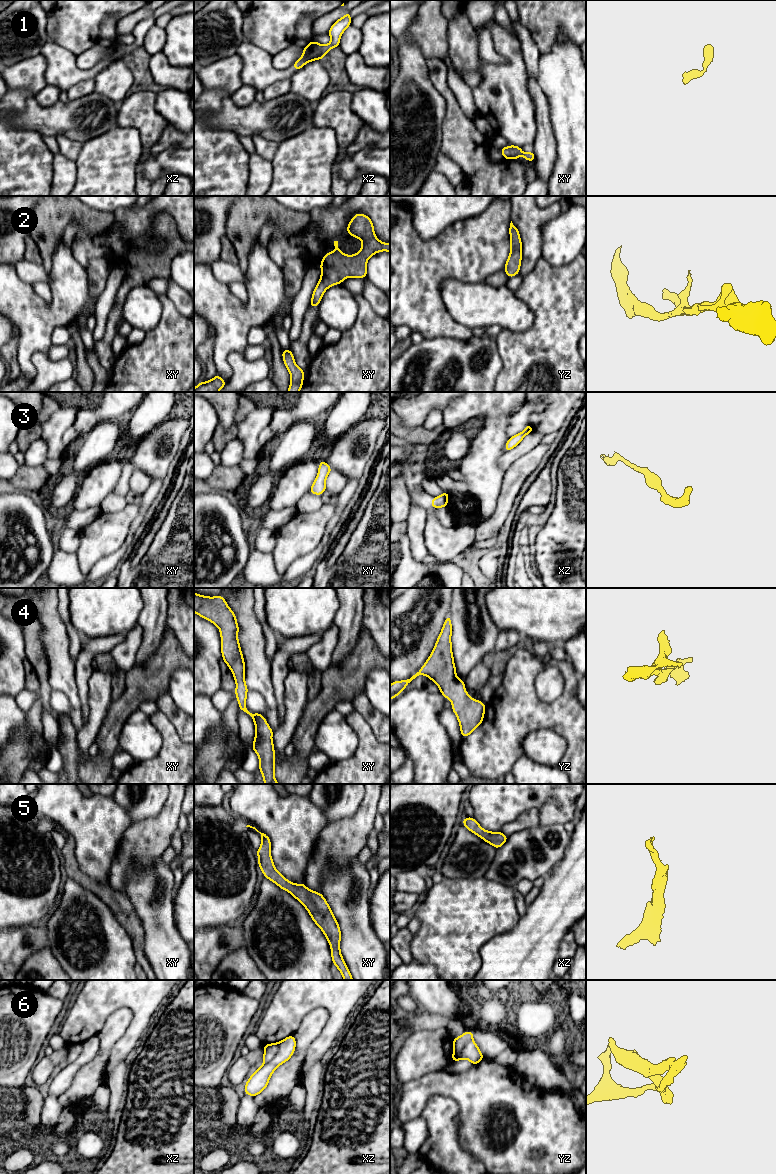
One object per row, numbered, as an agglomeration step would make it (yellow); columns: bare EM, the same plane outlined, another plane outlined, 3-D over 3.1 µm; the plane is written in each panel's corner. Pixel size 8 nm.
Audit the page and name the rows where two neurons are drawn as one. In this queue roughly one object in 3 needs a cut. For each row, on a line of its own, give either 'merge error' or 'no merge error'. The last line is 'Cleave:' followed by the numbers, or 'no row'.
1: no merge error
2: no merge error
3: no merge error
4: no merge error
5: no merge error
6: merge error
Cleave: 6

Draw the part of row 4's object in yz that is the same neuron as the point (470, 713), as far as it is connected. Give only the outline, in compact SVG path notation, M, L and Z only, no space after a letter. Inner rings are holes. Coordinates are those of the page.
M448 615L426 663L410 679L392 682L390 700L398 696L417 676L427 676L436 683L441 694L452 702L451 708L459 721L461 736L465 738L481 725L486 705L471 698L465 690L464 681L457 677L451 635L451 617Z

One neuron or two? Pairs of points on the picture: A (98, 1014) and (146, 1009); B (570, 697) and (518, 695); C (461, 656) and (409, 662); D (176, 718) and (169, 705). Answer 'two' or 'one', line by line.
A: one
B: one
C: two
D: one

